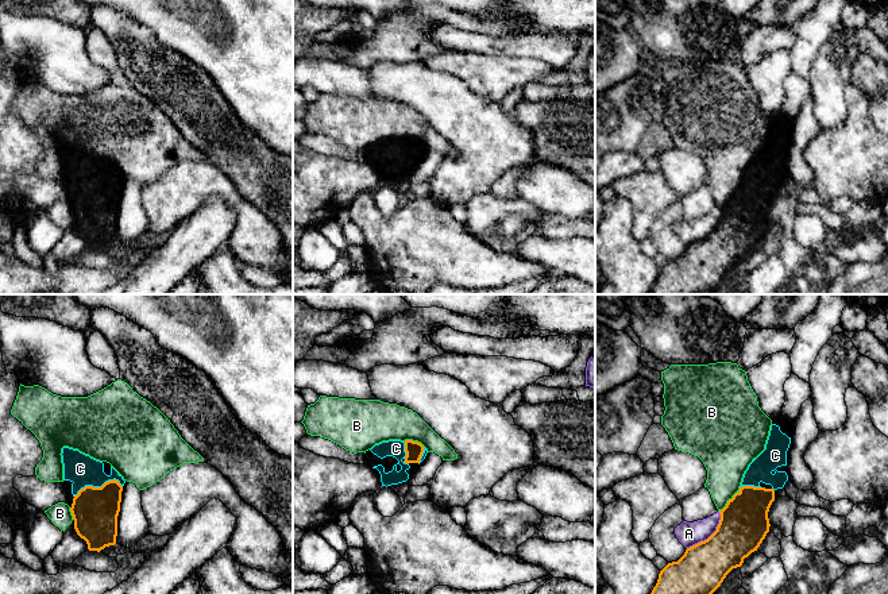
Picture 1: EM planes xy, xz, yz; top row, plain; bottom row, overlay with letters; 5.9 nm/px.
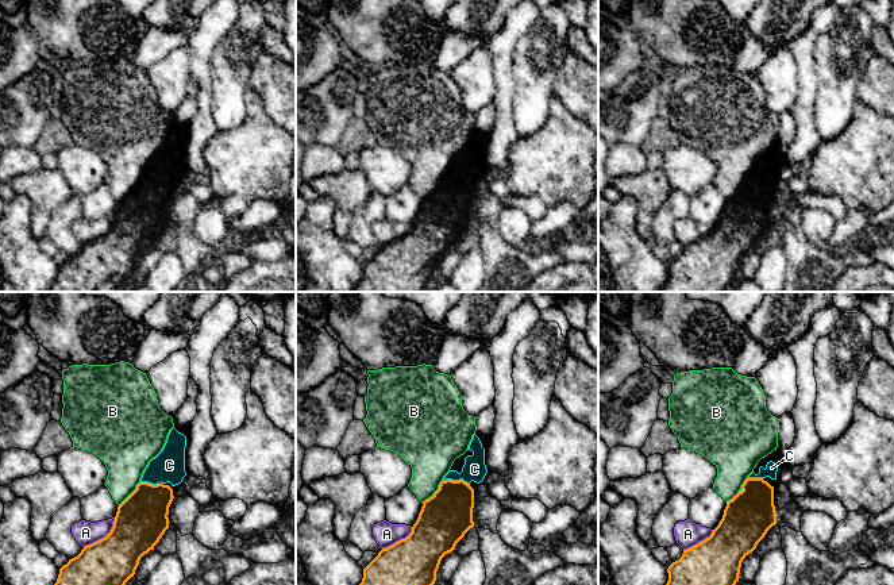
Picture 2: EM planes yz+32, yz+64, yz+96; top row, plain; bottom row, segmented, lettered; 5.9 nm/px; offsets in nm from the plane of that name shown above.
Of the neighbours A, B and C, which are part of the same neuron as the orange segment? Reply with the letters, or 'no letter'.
C

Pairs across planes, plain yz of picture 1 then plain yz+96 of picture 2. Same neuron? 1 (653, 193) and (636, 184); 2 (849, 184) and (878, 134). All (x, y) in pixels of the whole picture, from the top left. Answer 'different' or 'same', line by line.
1: same
2: same

